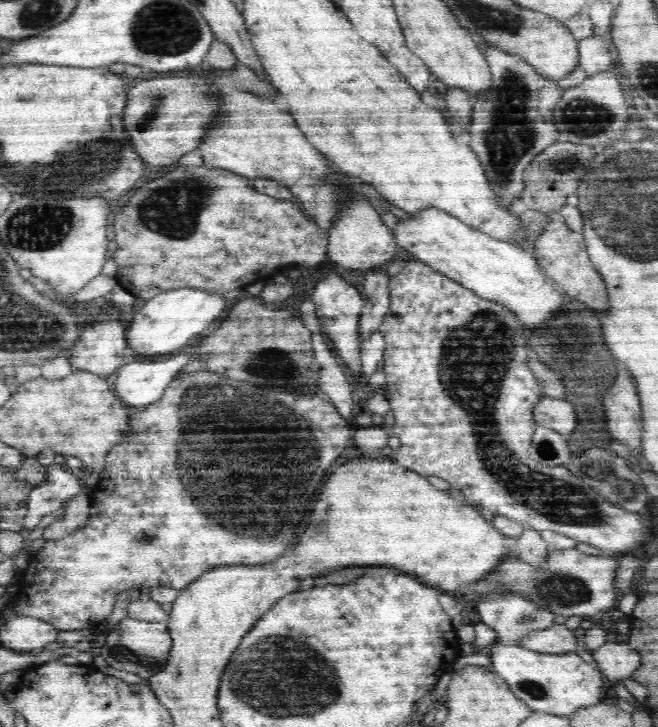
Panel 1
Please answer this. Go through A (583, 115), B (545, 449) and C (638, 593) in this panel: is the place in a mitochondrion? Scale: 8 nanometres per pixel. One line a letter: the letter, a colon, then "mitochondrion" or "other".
A: mitochondrion
B: mitochondrion
C: other

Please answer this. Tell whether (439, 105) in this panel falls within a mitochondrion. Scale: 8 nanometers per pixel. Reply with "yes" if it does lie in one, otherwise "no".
no

